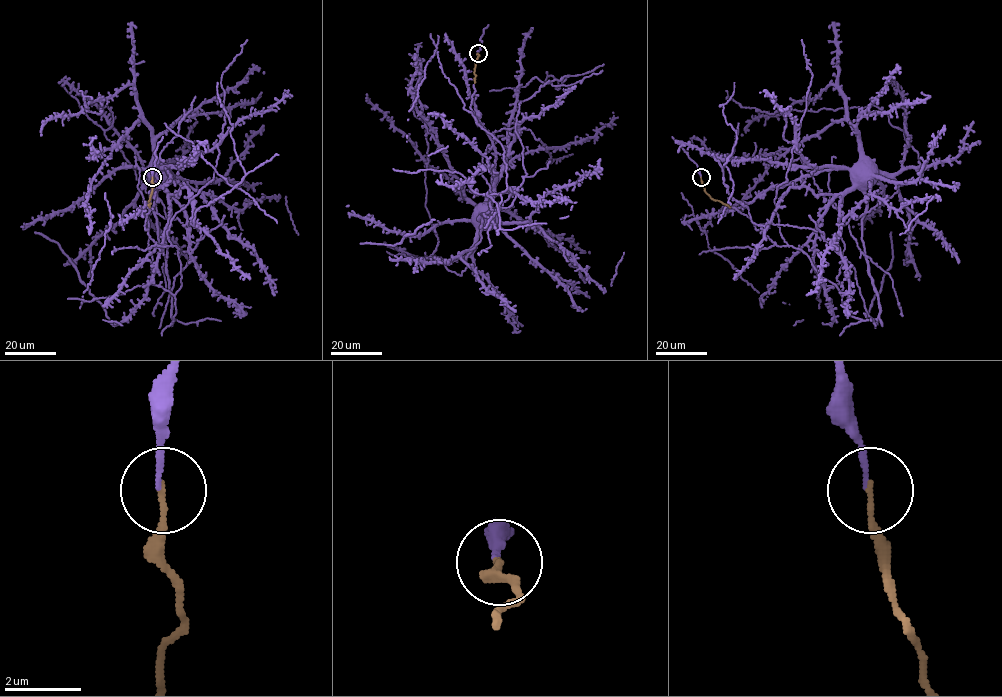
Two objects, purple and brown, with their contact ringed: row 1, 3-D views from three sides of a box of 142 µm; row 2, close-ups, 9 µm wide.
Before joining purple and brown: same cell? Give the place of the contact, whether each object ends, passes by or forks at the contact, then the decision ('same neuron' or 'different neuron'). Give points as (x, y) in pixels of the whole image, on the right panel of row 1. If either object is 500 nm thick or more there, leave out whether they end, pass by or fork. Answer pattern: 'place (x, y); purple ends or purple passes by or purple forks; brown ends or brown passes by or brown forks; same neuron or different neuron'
place (701, 177); purple ends; brown ends; same neuron

